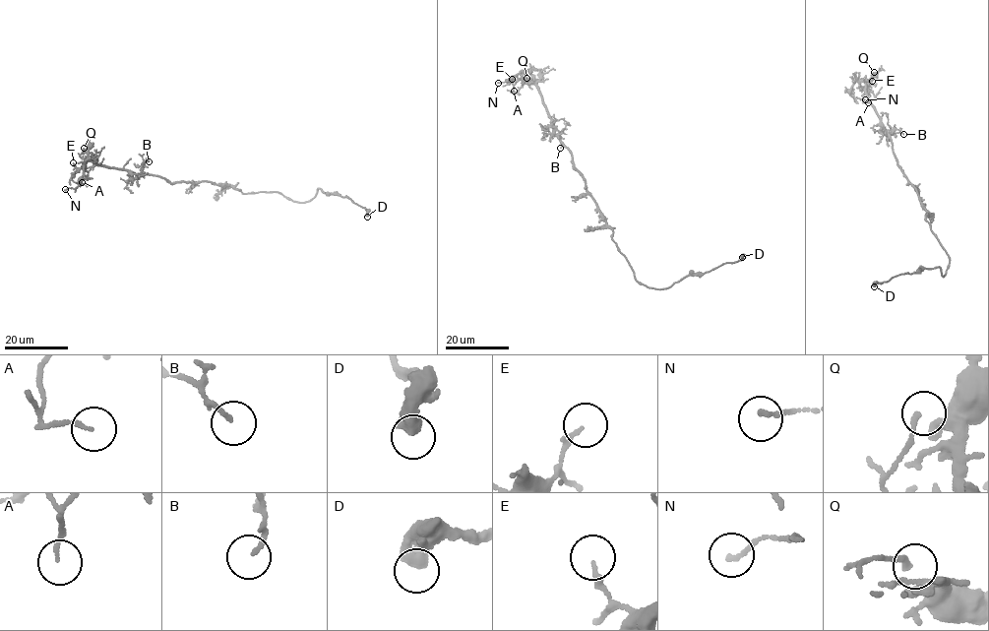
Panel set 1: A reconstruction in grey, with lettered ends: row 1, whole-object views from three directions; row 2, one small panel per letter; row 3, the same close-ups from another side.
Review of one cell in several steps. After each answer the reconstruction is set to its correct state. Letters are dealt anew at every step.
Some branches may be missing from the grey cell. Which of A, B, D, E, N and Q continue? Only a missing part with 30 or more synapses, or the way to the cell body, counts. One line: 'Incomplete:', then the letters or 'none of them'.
Incomplete: none of them

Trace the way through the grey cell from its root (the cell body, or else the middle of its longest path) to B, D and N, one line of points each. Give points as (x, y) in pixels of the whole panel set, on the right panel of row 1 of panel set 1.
B: (921, 204), (914, 188), (898, 167), (893, 148), (891, 133), (898, 129), (903, 134)
D: (921, 204), (949, 260), (946, 273), (943, 277), (941, 268), (926, 268), (874, 286)
N: (921, 204), (898, 167), (893, 144), (859, 79), (851, 95), (865, 99)

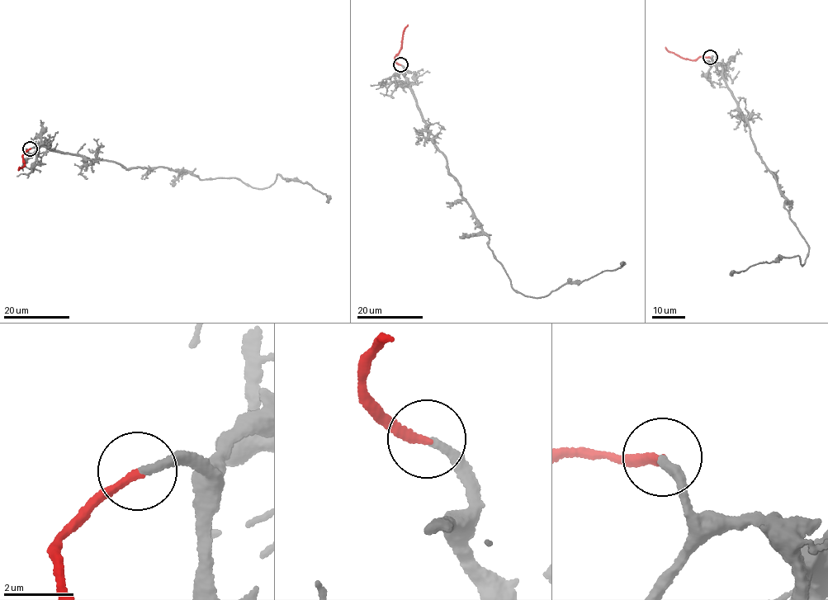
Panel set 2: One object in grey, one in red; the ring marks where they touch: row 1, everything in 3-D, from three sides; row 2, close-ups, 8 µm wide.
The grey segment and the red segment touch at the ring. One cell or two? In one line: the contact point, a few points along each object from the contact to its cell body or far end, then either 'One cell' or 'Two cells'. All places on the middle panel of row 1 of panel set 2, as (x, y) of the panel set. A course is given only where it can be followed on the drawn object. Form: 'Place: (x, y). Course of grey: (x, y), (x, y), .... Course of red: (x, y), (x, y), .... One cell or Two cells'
Place: (400, 64). Course of grey: (400, 64), (429, 138), (443, 153), (450, 172), (513, 289), (545, 296), (565, 283), (579, 284), (621, 265). Course of red: (400, 64), (396, 63), (395, 56), (401, 46), (403, 30), (408, 25). One cell

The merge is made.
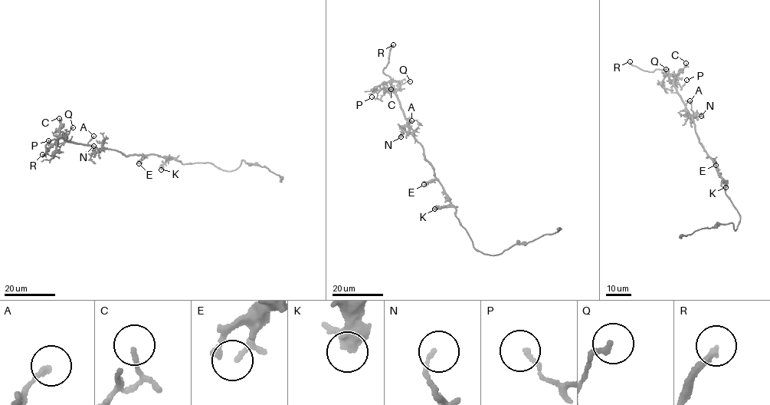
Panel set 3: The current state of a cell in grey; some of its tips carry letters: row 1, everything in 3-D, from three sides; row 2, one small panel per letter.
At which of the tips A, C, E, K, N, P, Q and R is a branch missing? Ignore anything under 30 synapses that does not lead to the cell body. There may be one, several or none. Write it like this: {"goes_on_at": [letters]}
{"goes_on_at": ["R"]}

